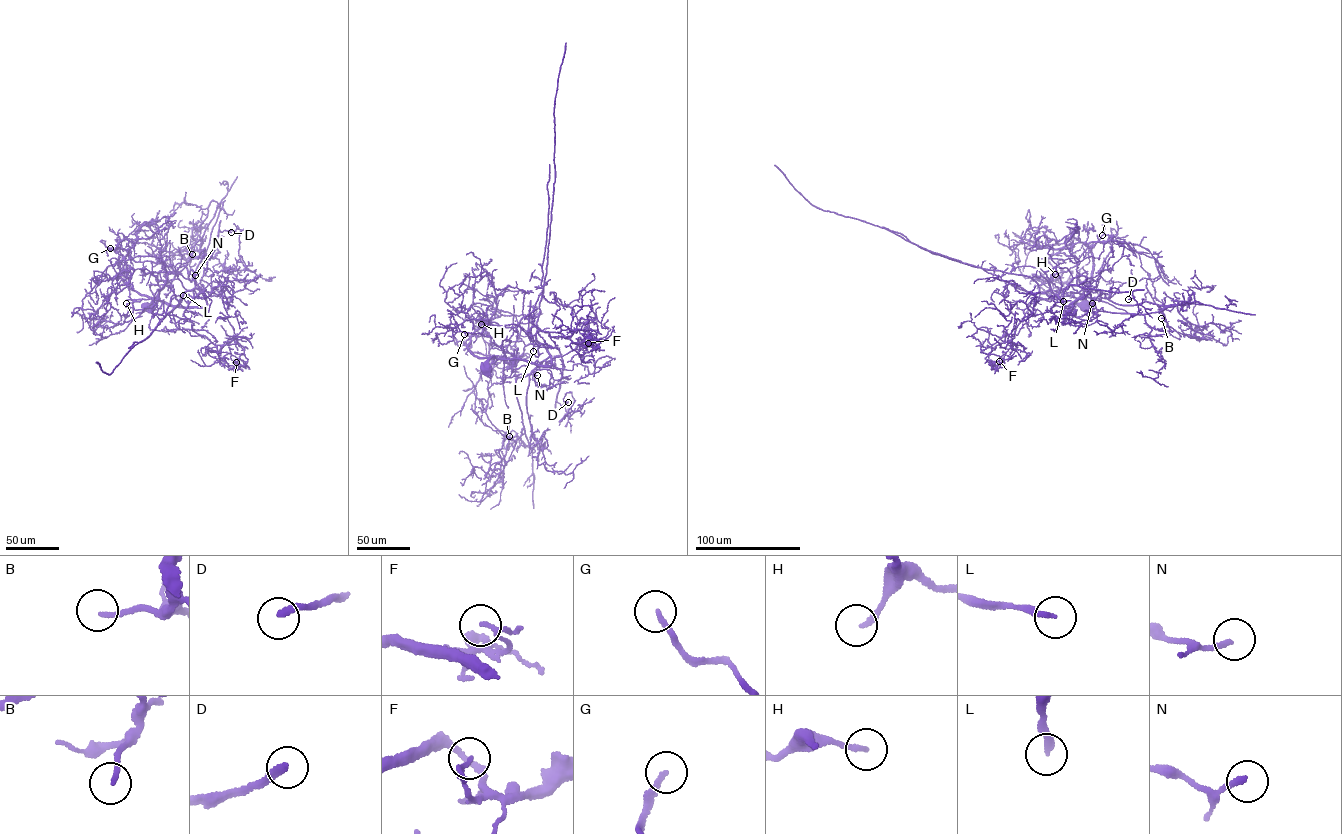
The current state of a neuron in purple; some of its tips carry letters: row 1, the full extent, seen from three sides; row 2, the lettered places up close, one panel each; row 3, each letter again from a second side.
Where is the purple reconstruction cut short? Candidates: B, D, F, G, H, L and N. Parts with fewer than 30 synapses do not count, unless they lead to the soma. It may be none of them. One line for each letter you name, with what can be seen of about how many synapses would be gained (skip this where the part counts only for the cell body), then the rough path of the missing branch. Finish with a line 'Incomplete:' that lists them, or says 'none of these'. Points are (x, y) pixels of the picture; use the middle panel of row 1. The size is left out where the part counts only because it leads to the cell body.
B: about 30 synapses
D: about 110 synapses; missing branch runs (568, 402), (578, 412), (576, 421), (579, 428), (558, 433), (549, 445), (547, 441)
H: about 30 synapses; missing branch runs (481, 324), (470, 326), (467, 322), (470, 317), (467, 314)
Incomplete: B, D, H

